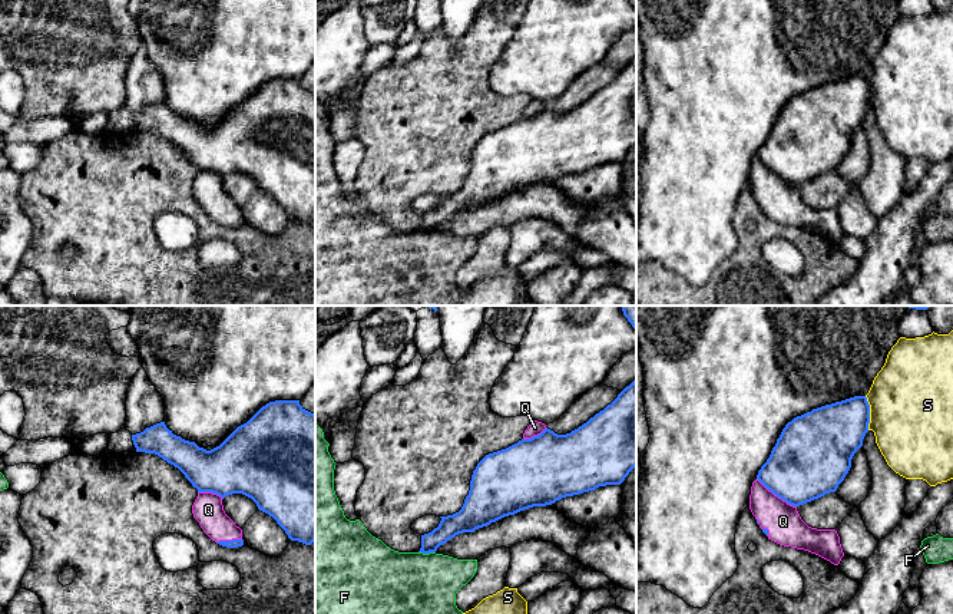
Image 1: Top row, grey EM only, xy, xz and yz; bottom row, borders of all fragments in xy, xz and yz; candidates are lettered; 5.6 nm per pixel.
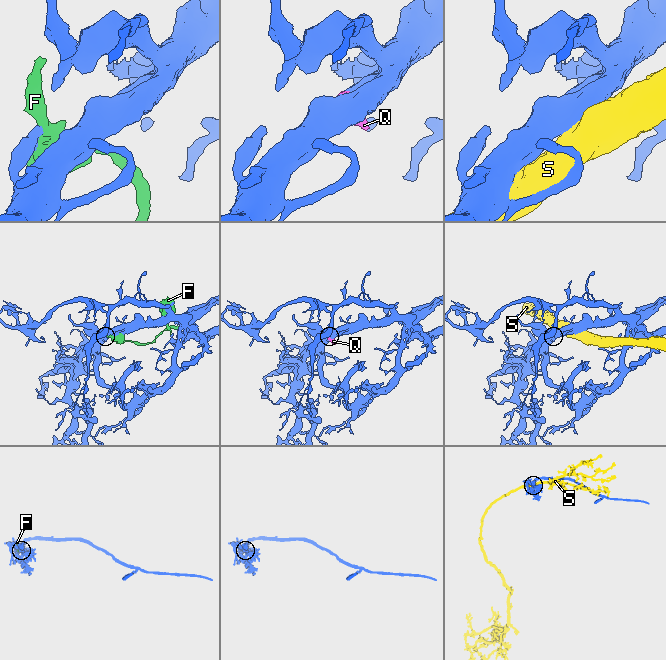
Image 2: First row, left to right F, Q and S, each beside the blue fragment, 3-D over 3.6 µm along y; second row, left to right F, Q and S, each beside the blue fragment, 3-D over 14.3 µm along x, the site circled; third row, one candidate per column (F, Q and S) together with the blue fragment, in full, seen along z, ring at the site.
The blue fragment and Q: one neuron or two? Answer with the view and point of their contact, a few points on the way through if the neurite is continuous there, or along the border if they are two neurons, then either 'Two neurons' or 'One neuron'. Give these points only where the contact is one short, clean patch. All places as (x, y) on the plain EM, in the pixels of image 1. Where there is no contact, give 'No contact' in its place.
Touches blue at yz (777, 174). One neuron

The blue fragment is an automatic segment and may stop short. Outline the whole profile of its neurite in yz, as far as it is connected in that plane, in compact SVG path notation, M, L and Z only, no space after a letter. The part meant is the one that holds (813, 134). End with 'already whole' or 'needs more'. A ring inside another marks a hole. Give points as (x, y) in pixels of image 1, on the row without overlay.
M854 75L785 103L750 174L750 188L768 218L840 242L844 231L837 209L808 205L797 186L837 169L868 102L867 76Z; needs more

